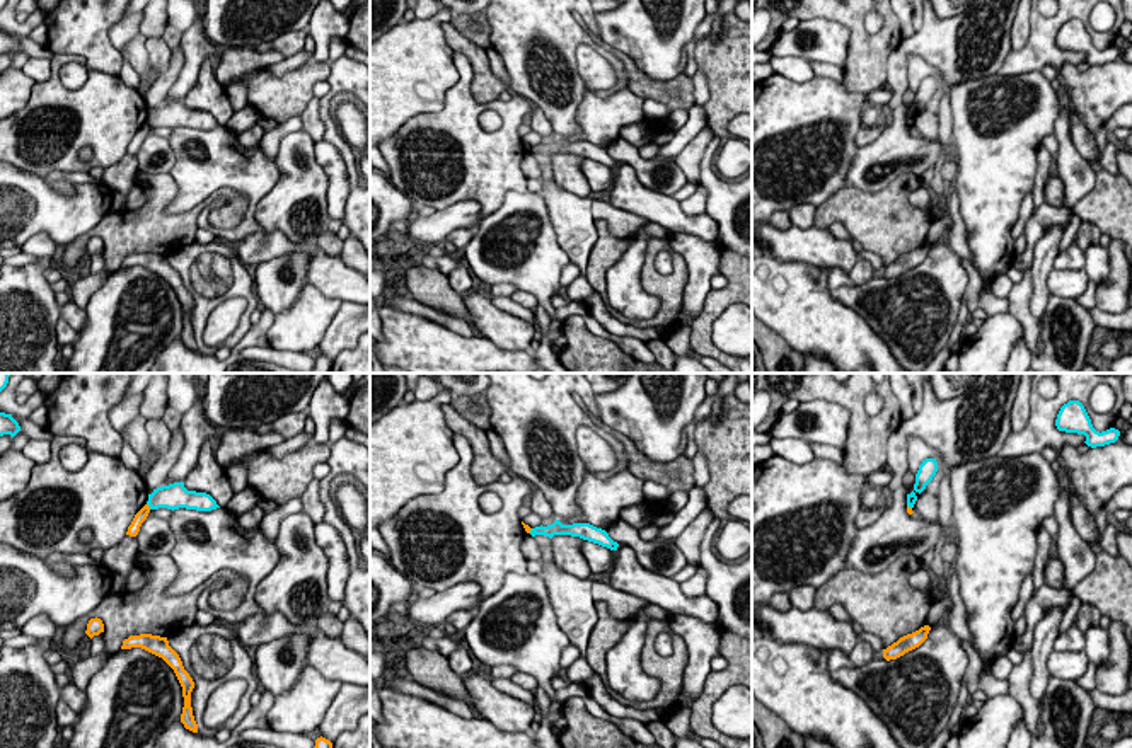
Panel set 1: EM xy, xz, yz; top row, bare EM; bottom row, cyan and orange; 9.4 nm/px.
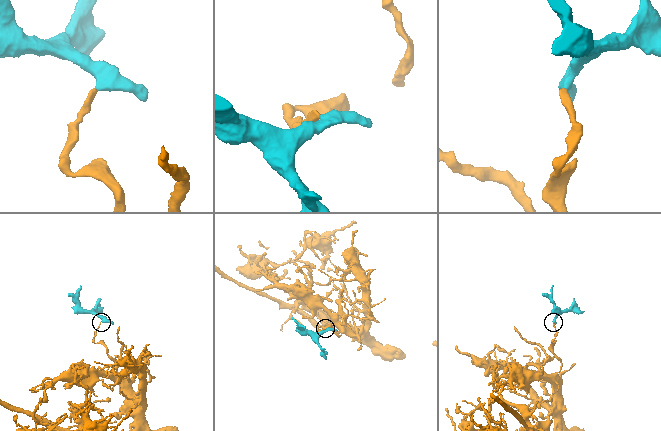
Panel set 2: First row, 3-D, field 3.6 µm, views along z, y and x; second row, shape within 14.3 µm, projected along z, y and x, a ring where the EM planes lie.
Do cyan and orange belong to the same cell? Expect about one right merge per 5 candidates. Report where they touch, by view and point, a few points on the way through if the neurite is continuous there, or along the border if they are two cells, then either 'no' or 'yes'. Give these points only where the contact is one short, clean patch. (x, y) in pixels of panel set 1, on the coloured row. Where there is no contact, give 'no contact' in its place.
meets cyan in xy at (149, 505); border along xy (147, 503), (150, 508); no

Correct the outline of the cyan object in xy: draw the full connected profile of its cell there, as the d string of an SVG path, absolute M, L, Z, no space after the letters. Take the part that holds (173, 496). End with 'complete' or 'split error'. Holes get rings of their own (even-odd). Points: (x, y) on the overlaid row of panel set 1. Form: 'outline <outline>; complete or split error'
outline M174 482L153 489L148 494L147 504L150 509L167 508L167 509L196 509L196 511L211 511L220 508L217 501L206 492L188 491L184 482Z; complete

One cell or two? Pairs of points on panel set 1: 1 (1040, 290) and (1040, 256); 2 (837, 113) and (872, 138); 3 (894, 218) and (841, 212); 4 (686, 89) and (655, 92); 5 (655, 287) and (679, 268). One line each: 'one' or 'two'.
1: one
2: two
3: one
4: one
5: one

